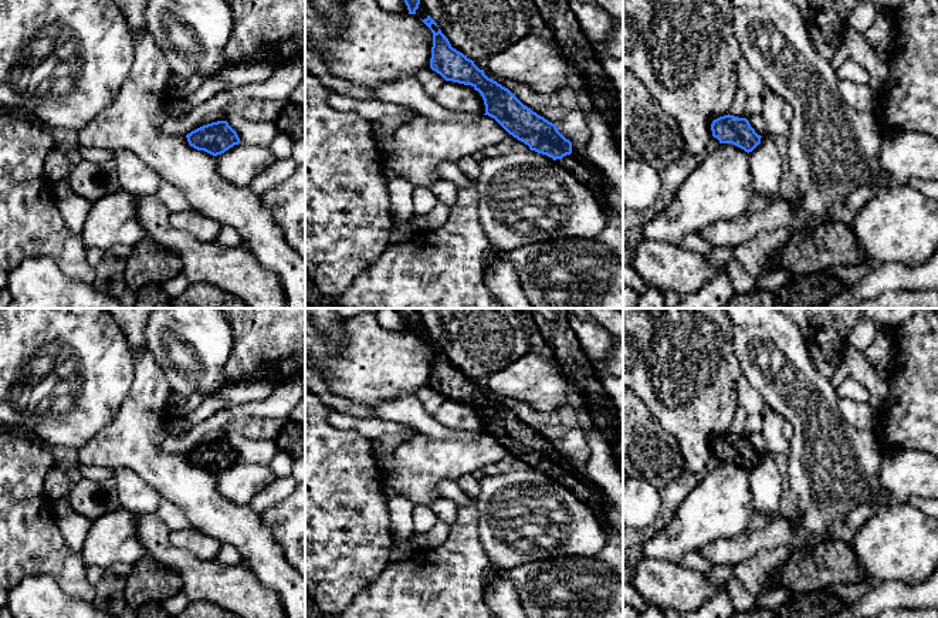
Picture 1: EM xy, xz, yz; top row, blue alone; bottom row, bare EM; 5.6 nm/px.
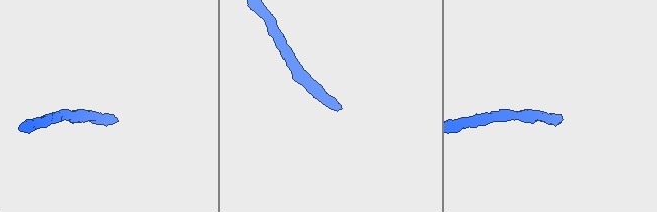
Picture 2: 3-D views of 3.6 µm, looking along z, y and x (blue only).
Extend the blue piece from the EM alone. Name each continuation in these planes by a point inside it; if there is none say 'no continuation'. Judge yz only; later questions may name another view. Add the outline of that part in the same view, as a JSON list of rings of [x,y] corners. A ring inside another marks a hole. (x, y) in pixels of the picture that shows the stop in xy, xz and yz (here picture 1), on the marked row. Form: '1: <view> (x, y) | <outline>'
no continuation

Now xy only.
no continuation

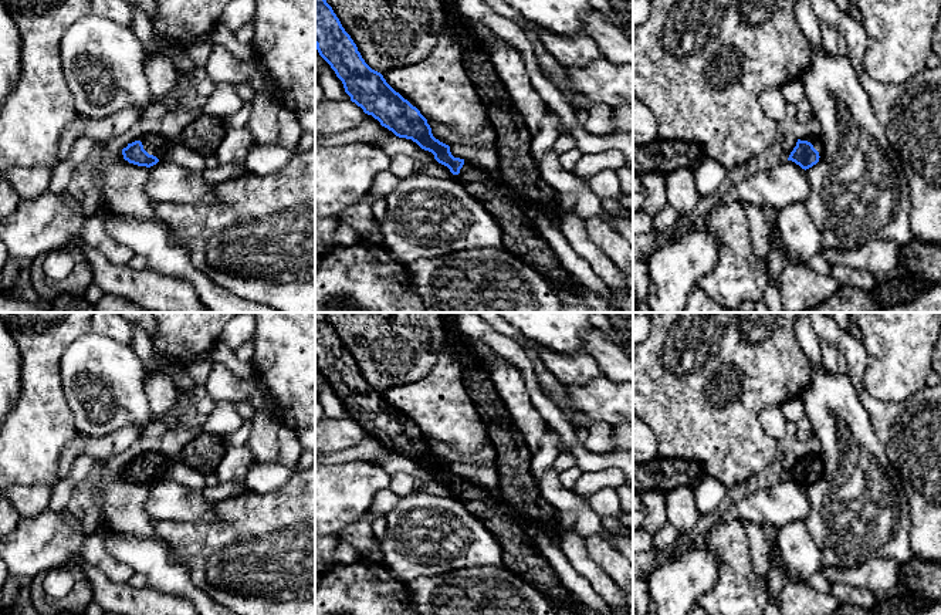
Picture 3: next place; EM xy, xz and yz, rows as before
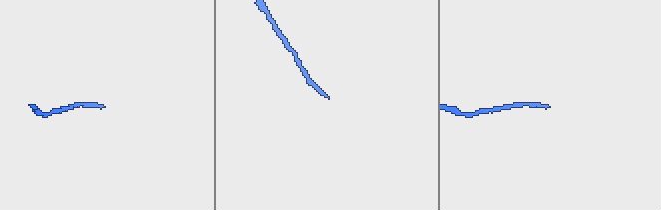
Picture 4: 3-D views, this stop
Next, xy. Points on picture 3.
1: xy (155, 145) | [[[153,134],[143,135],[136,141],[141,141],[143,145],[143,149],[149,155],[156,156],[159,160],[167,158],[167,151],[172,146],[172,141]]]

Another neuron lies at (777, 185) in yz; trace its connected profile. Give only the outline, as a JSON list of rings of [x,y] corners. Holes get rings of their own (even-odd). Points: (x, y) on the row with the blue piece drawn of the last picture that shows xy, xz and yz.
[[[781,160],[755,170],[734,187],[722,190],[718,202],[779,210],[791,203],[805,202],[809,193],[806,170],[792,160]]]

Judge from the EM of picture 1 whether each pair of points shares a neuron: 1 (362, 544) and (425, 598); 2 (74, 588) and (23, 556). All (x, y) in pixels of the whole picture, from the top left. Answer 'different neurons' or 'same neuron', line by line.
1: different neurons
2: same neuron

